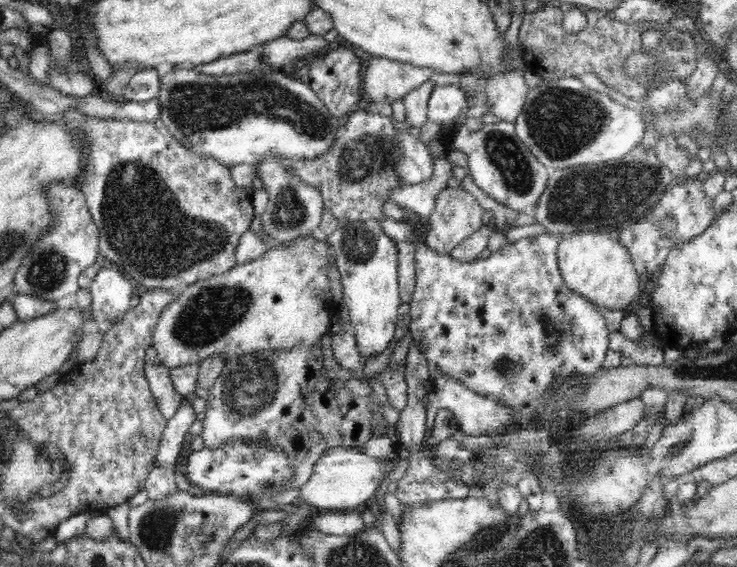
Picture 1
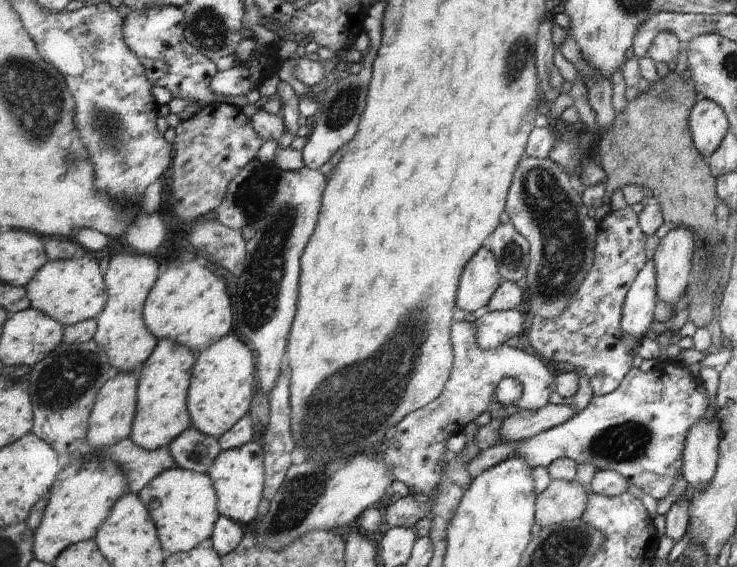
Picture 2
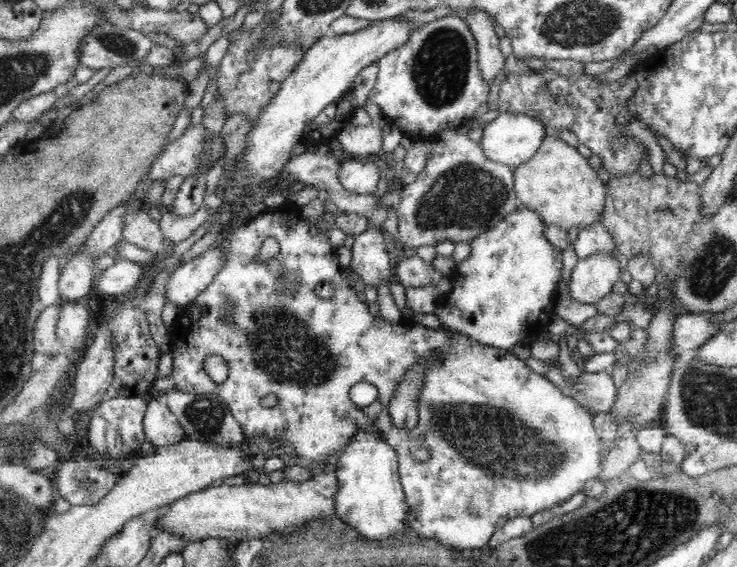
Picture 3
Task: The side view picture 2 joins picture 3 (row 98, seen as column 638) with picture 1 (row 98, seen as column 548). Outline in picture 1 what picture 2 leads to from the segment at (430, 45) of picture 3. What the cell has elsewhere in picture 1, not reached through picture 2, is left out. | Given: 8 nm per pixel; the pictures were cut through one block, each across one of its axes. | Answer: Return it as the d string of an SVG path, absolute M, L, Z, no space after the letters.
M456 84L435 86L428 100L427 120L435 123L452 122L460 110L468 107L464 101L464 94Z

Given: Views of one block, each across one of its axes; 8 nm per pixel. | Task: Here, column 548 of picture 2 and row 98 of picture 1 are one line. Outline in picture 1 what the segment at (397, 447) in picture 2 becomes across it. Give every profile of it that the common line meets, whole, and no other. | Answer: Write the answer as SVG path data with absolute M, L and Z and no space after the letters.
M372 56L364 76L366 101L373 109L385 104L393 105L394 100L403 99L411 90L429 81L434 74L432 69Z

